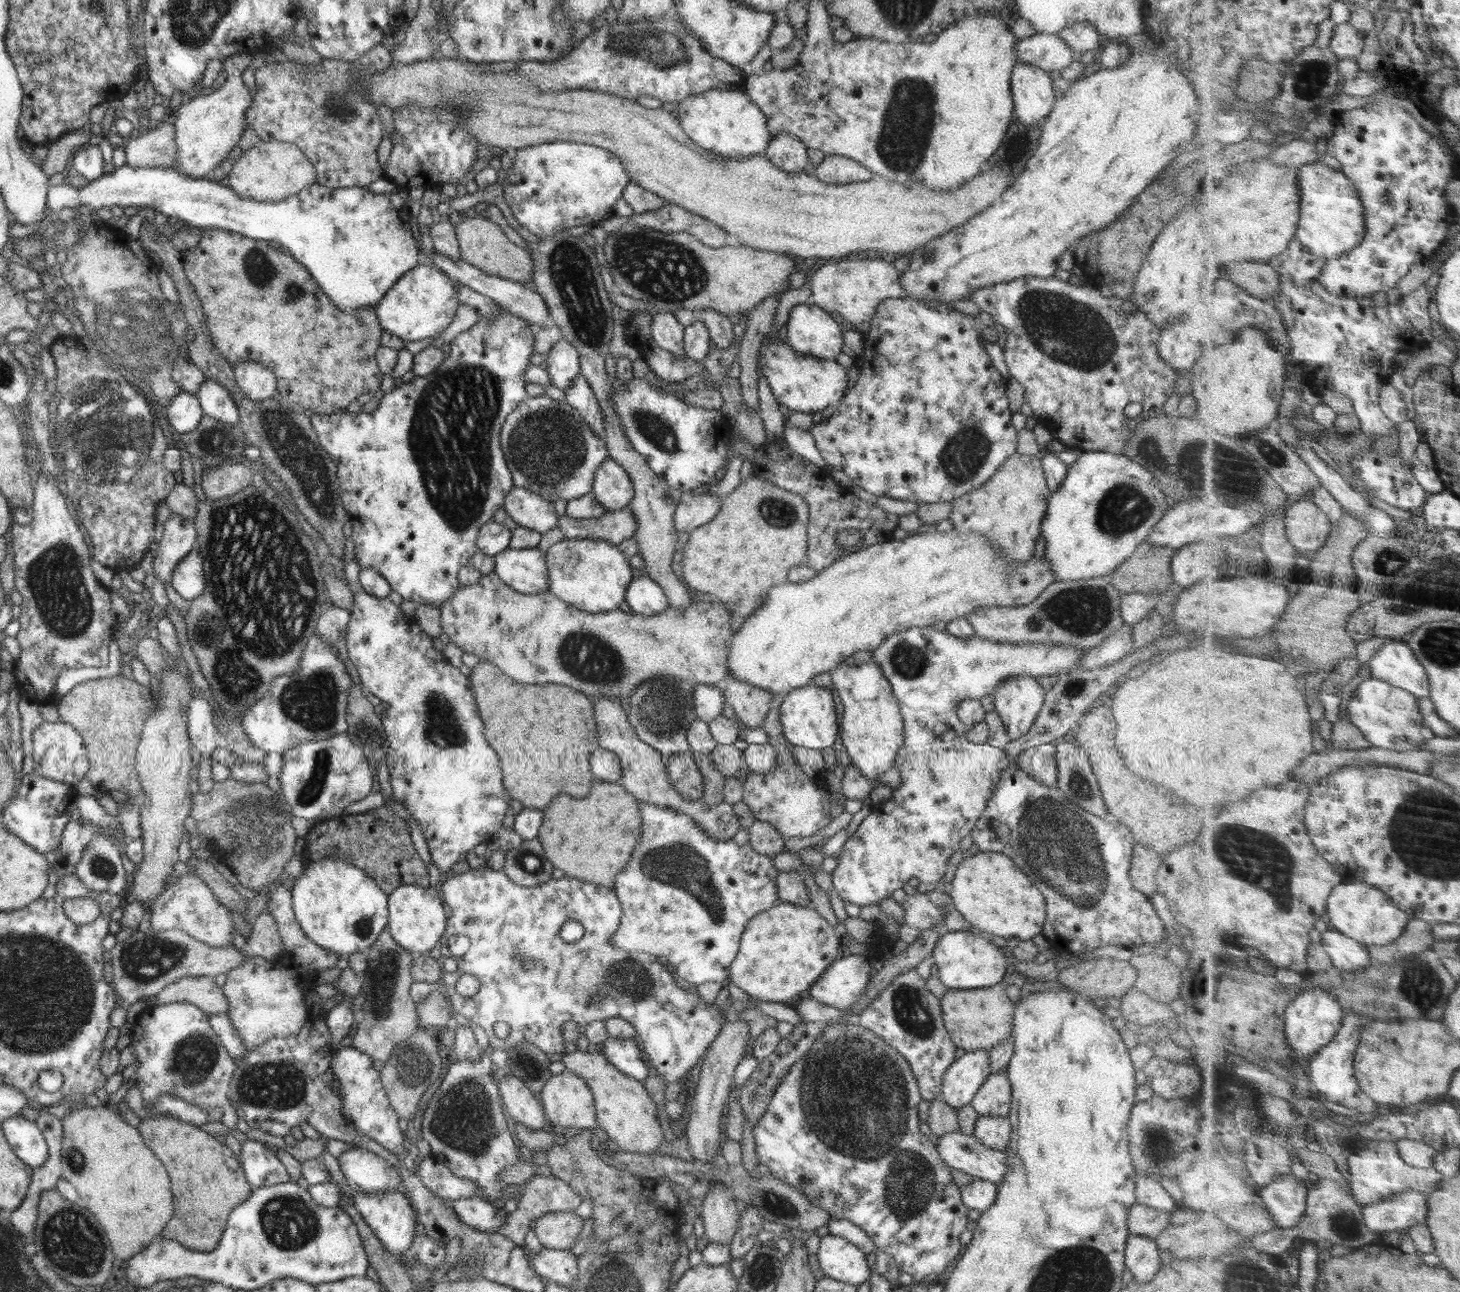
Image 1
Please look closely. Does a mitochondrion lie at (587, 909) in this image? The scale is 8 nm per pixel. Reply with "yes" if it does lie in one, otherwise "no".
no

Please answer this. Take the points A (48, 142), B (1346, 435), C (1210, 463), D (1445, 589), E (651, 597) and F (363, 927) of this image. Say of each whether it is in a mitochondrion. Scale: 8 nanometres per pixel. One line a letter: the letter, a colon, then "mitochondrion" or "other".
A: other
B: other
C: mitochondrion
D: mitochondrion
E: other
F: mitochondrion

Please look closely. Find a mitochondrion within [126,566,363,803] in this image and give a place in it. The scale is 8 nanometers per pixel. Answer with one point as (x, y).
(311, 700)

